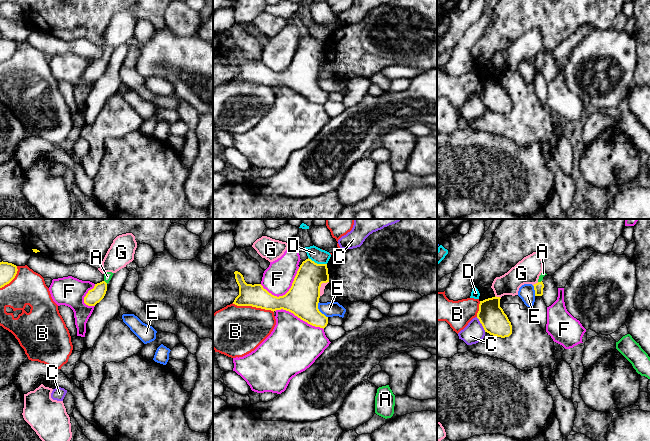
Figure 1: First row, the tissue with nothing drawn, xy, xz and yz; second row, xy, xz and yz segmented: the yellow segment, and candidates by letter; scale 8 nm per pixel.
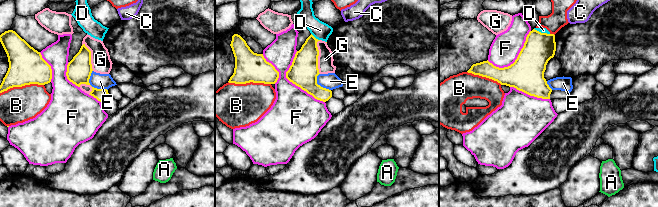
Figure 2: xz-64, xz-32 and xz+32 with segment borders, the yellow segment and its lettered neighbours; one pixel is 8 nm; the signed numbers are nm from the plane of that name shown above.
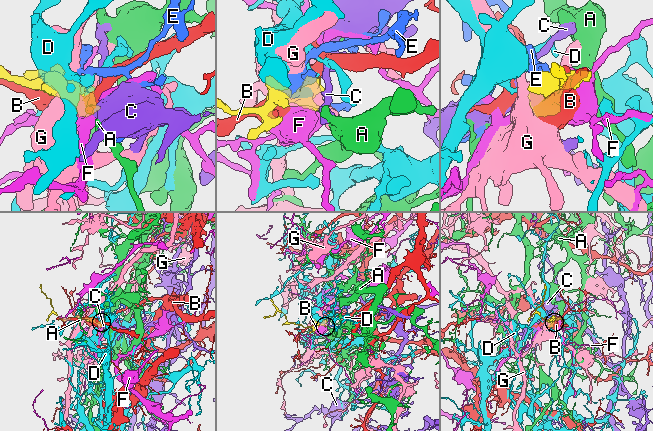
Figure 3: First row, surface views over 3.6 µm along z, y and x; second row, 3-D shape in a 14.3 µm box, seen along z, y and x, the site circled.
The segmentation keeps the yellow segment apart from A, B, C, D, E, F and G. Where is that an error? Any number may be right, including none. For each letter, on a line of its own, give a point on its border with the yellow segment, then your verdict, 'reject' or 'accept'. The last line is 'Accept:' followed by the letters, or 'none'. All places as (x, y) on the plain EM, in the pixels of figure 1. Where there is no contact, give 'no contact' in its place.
A: xy (105, 58) | accept
B: xz (253, 82) | reject
C: yz (481, 99) | reject
D: xz (316, 39) | reject
E: xz (318, 86) | reject
F: xz (286, 69) | reject
G: yz (498, 73) | reject
Accept: A

